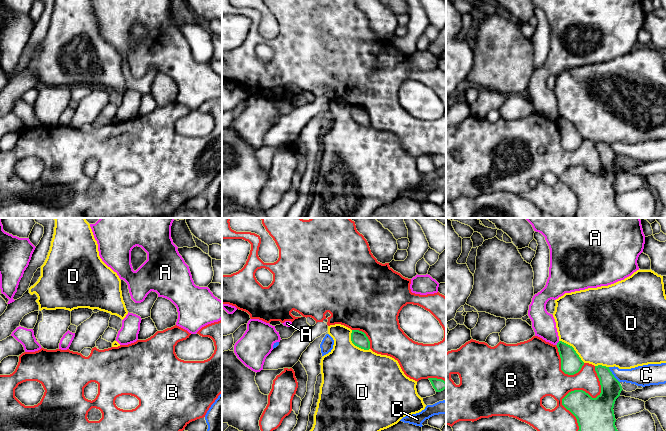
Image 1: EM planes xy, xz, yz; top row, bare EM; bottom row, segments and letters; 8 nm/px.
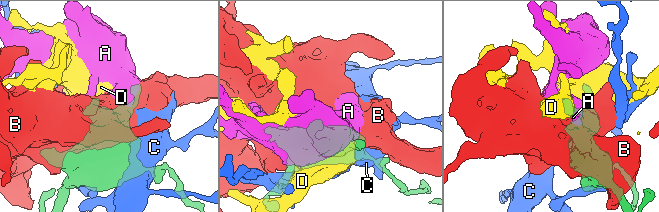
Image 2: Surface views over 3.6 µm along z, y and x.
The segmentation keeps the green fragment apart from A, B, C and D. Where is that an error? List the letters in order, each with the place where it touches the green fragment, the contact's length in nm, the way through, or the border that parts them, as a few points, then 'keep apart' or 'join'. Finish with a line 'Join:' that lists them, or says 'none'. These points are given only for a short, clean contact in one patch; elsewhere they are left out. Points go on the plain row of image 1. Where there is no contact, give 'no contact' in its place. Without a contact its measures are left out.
A: meets green in yz at (557, 119); contact 50 nm long; border along yz (559, 117), (556, 121); keep apart
B: meets green in yz at (574, 166); contact 600 nm long; keep apart
C: meets green in yz at (613, 151); contact 160 nm long; keep apart
D: meets green in xz at (355, 121); contact 220 nm long; keep apart
Join: none

